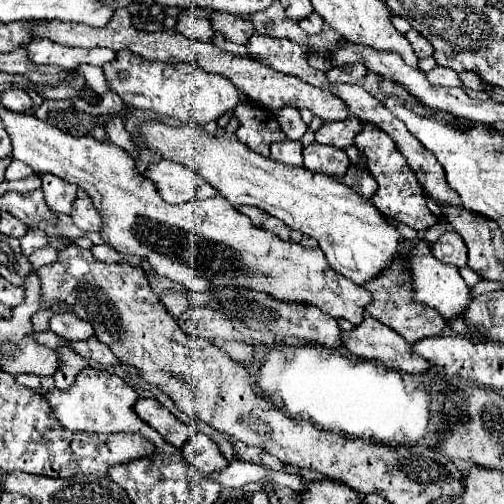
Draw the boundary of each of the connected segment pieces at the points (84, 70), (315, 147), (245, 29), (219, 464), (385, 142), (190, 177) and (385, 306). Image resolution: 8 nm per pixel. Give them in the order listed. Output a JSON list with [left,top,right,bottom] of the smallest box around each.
[[77,66,109,96],[303,142,351,178],[211,12,255,44],[183,432,227,474],[355,126,437,230],[143,160,219,204],[363,262,445,344]]

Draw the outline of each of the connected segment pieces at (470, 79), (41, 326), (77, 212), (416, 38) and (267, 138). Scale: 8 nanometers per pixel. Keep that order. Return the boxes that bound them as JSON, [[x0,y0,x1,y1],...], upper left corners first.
[[459,72,489,91],[31,310,54,332],[71,194,103,232],[407,30,433,58],[233,100,287,156]]

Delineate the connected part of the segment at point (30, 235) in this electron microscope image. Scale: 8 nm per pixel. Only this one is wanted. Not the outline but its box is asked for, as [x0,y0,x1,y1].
[19,228,47,256]

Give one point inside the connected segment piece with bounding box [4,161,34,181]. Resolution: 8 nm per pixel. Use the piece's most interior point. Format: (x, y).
(11, 174)

